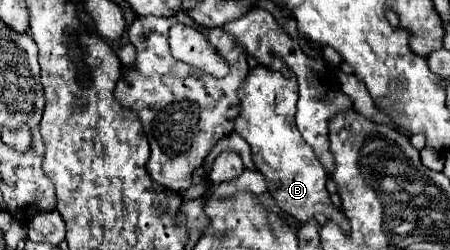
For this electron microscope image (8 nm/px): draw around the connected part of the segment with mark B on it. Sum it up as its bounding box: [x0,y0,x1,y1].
[235,65,347,231]

